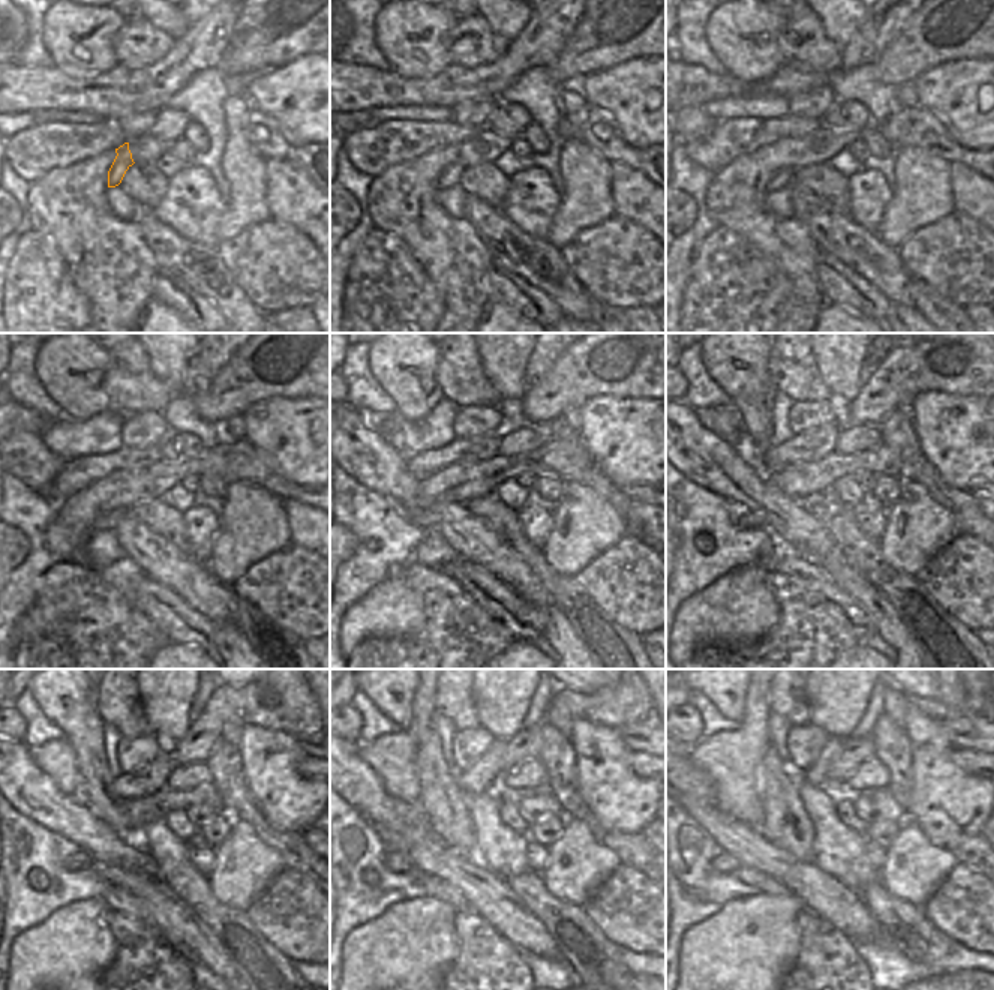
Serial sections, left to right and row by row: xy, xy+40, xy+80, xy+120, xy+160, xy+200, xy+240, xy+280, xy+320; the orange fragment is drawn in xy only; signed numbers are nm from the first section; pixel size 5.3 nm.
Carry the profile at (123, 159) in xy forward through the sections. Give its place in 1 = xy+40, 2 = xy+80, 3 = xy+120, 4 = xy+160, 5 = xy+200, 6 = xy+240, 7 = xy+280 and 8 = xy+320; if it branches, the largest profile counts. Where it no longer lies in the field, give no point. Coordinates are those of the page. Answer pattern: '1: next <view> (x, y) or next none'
1: next xy+40 (450, 177)
2: next xy+80 (786, 177)
3: next xy+120 (104, 521)
4: next xy+160 (423, 519)
5: next xy+200 (744, 518)
6: next xy+240 (69, 855)
7: next xy+280 (398, 863)
8: next xy+320 (724, 863)

